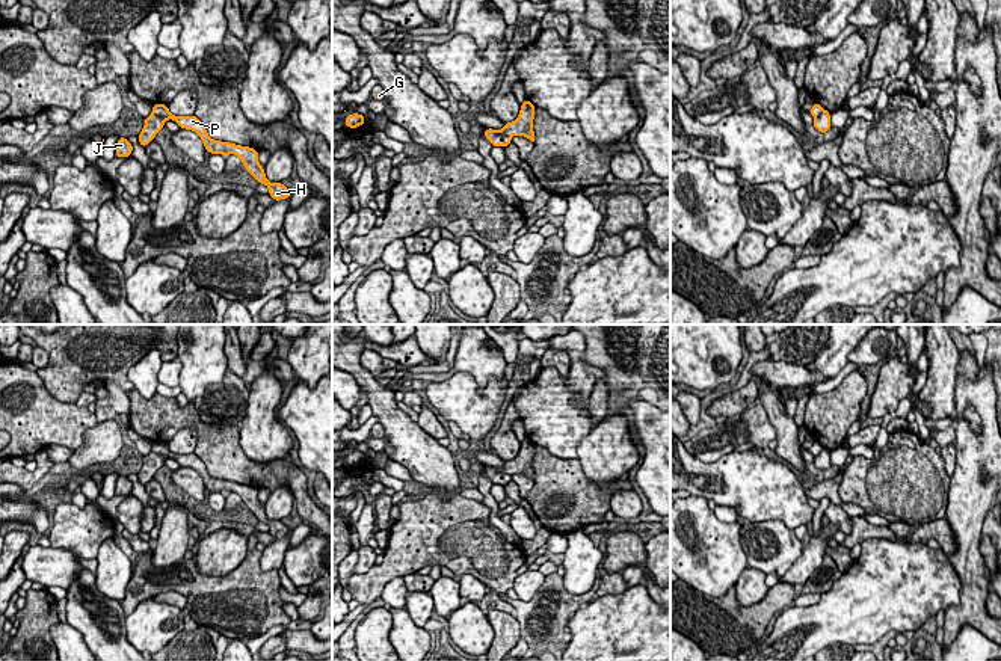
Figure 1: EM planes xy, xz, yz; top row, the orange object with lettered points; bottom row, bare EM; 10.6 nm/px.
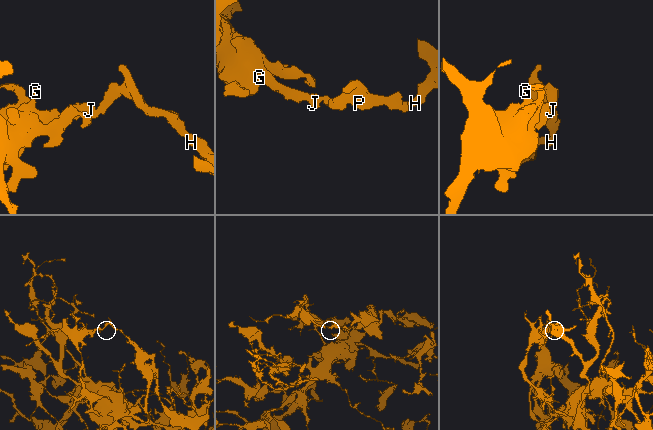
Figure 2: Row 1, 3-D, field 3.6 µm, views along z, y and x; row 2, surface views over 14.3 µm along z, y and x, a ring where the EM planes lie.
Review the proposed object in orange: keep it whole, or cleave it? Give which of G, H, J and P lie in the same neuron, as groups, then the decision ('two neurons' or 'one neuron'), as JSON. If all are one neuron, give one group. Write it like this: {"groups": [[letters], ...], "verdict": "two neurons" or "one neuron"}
{"groups": [["G", "J"], ["H", "P"]], "verdict": "two neurons"}

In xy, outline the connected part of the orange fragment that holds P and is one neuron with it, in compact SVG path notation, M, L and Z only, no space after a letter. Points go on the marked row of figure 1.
M152 104L152 113L175 121L180 128L195 131L202 139L205 151L208 151L210 154L236 154L242 160L242 164L246 168L246 171L257 180L257 183L269 187L269 195L275 201L290 198L291 190L288 190L282 183L270 183L266 178L264 168L258 163L257 149L229 142L214 140L207 134L204 124L195 115L175 116L169 112L166 104Z

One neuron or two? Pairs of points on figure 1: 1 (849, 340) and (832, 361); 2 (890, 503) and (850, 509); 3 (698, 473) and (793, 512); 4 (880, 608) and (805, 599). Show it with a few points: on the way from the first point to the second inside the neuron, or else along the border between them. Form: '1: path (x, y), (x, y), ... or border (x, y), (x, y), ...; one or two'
1: path (844, 344), (834, 356); one
2: border (843, 501), (852, 501), (865, 512); two
3: path (722, 480), (748, 480), (758, 489), (769, 491); one
4: border (822, 595), (810, 605), (793, 605); two

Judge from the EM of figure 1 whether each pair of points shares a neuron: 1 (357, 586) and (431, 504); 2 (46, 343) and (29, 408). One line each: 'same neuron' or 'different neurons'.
1: same neuron
2: different neurons

